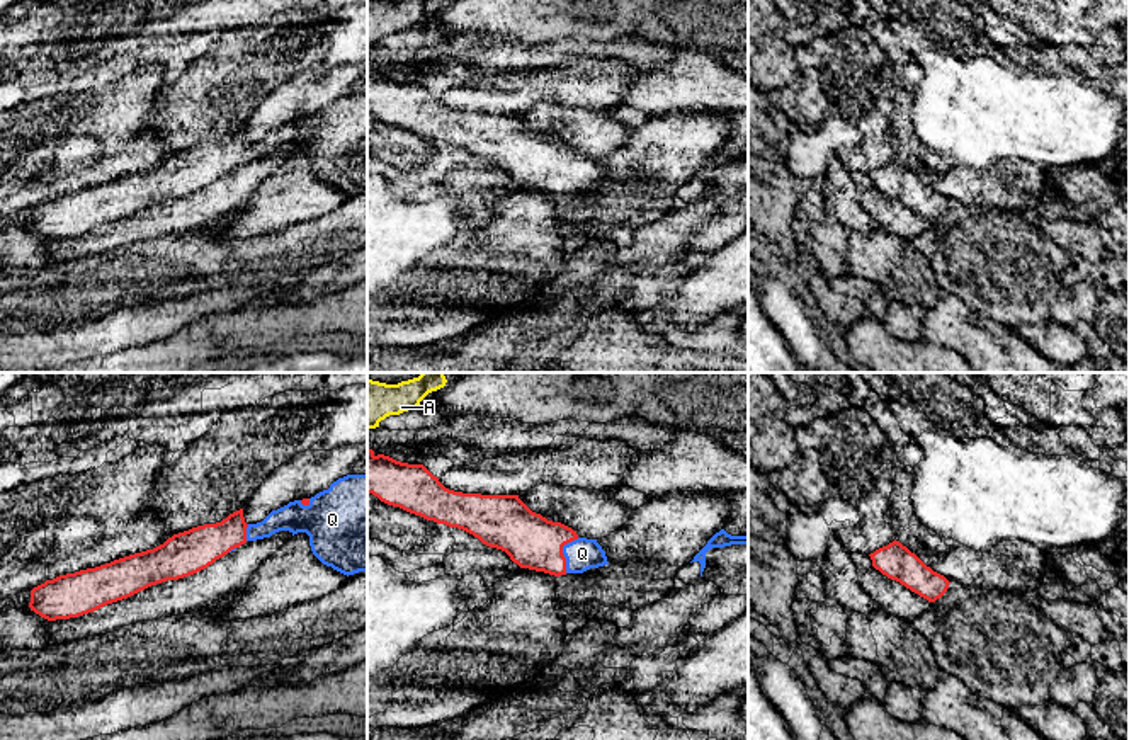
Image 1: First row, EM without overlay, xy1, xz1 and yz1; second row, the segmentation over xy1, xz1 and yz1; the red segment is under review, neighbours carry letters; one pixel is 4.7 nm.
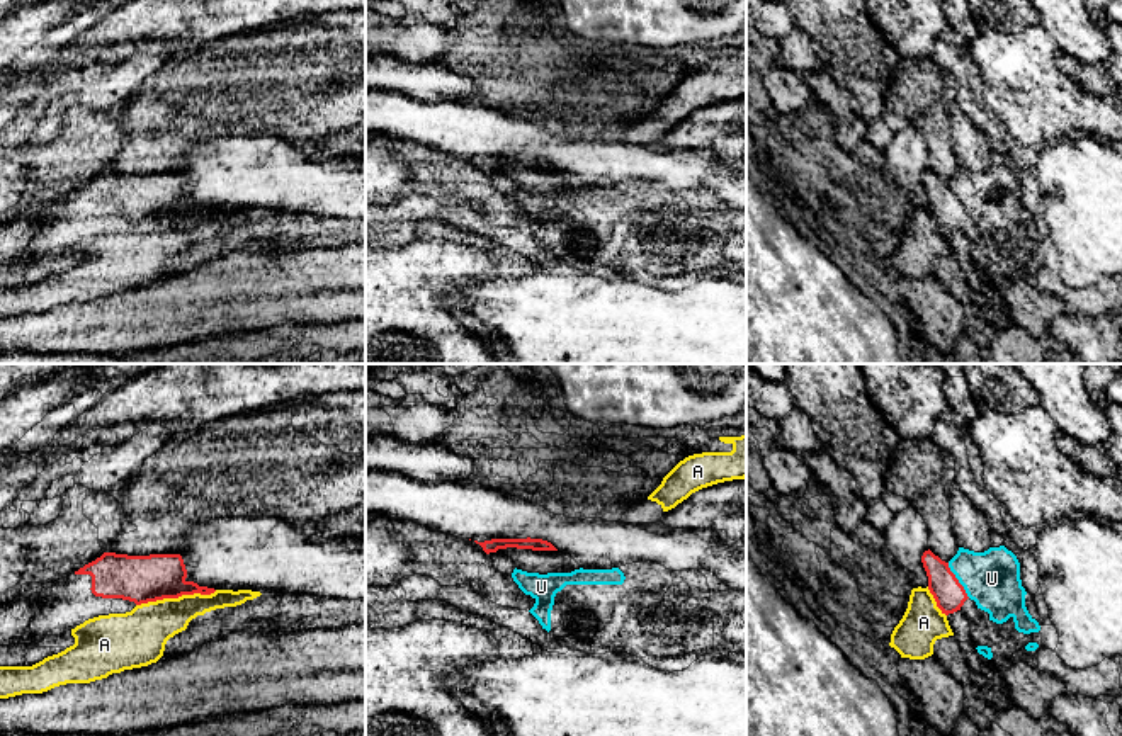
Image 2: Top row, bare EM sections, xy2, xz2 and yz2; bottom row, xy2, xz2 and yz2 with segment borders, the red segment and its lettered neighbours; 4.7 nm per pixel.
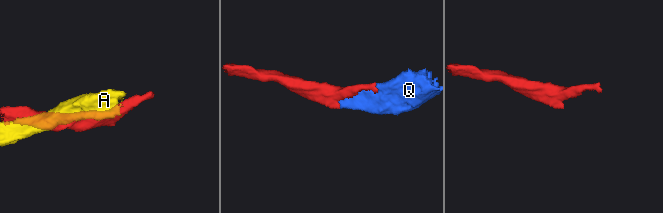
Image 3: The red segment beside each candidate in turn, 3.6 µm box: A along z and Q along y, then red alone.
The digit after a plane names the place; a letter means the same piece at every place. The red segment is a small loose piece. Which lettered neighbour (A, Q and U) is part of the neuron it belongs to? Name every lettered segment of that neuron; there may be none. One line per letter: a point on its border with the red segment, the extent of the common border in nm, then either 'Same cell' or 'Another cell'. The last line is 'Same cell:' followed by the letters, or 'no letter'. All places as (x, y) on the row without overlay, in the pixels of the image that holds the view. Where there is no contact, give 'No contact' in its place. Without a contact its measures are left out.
A: Touches red at xy2 (175, 216). Shared border 400 nm. Another cell
Q: Touches red at xz1 (561, 170). Shared border 180 nm. Same cell
U: Touches red at yz2 (957, 199). Shared border 200 nm. Another cell
Same cell: Q

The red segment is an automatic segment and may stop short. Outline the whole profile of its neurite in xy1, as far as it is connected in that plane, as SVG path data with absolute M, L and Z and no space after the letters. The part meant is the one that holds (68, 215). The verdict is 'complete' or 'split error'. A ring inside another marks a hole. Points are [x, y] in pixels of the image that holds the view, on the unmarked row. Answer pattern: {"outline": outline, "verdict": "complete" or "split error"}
{"outline": "M347 94L330 104L328 109L311 117L294 119L272 129L262 141L247 143L243 128L230 133L216 143L204 143L173 153L163 163L134 172L111 182L60 194L31 209L29 226L48 240L78 236L107 223L128 218L151 204L194 194L247 160L270 157L279 150L292 155L306 151L313 174L326 185L354 194L367 191L367 94Z", "verdict": "split error"}

